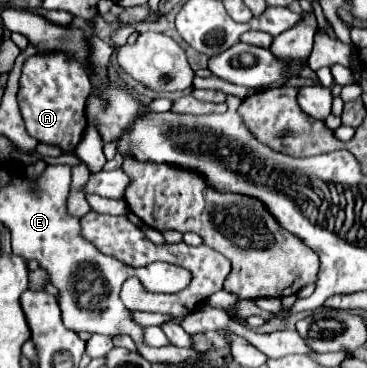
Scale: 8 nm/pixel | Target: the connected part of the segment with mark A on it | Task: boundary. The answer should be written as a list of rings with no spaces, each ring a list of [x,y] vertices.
[[[62,52],[30,56],[22,66],[18,90],[18,104],[28,134],[40,140],[40,144],[58,146],[64,154],[76,154],[74,150],[86,130],[84,104],[90,88],[88,74],[74,58],[68,58]]]

